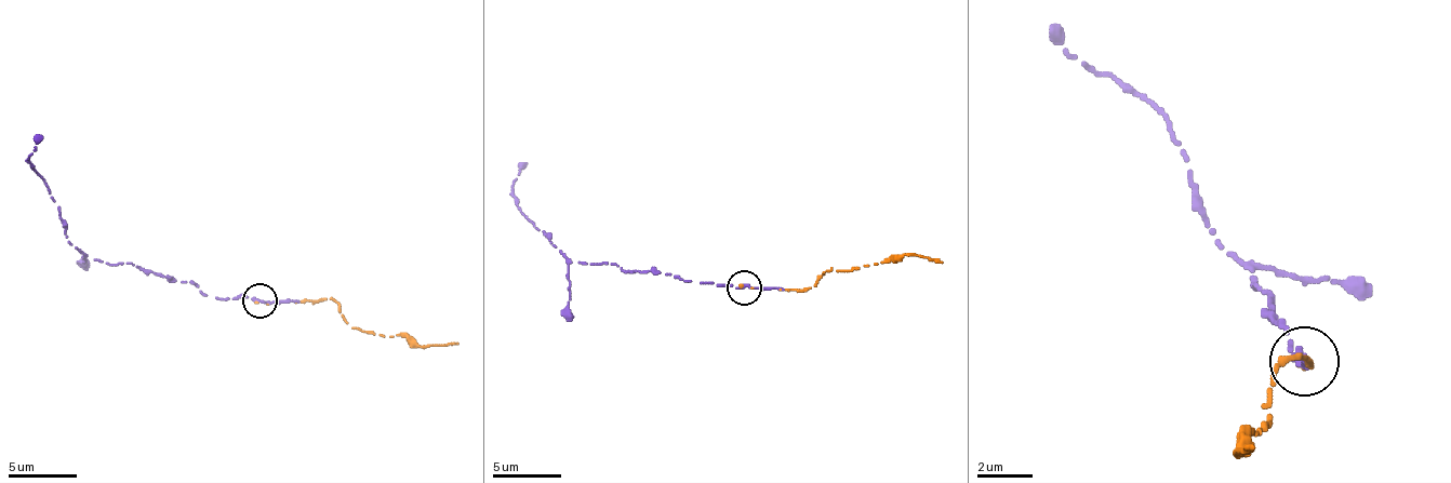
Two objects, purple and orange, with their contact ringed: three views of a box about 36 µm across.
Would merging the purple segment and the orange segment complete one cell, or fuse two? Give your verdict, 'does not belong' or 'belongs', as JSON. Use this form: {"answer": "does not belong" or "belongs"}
{"answer": "belongs"}

